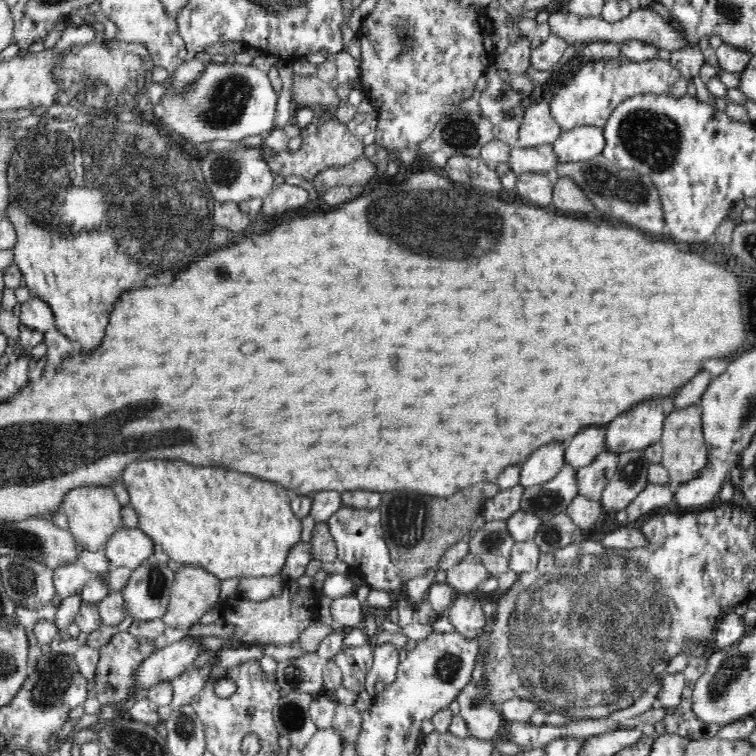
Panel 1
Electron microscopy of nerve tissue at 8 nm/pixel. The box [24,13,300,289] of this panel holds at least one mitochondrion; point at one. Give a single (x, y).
(100, 71)

